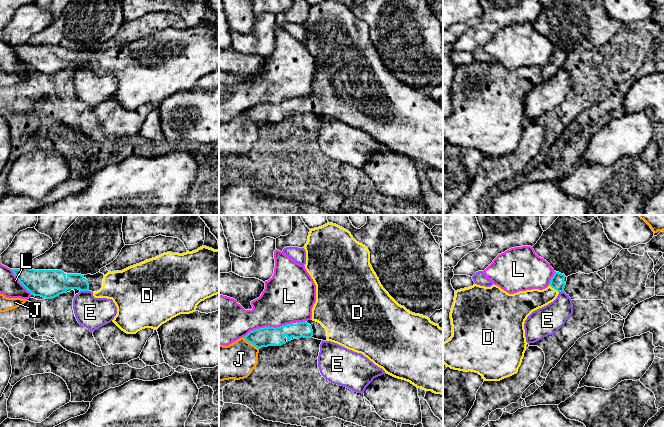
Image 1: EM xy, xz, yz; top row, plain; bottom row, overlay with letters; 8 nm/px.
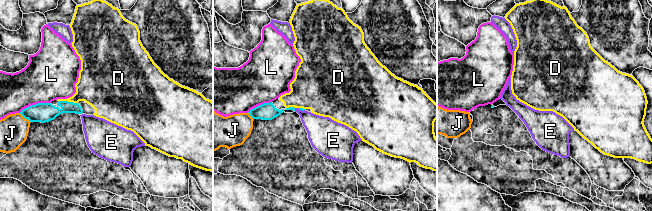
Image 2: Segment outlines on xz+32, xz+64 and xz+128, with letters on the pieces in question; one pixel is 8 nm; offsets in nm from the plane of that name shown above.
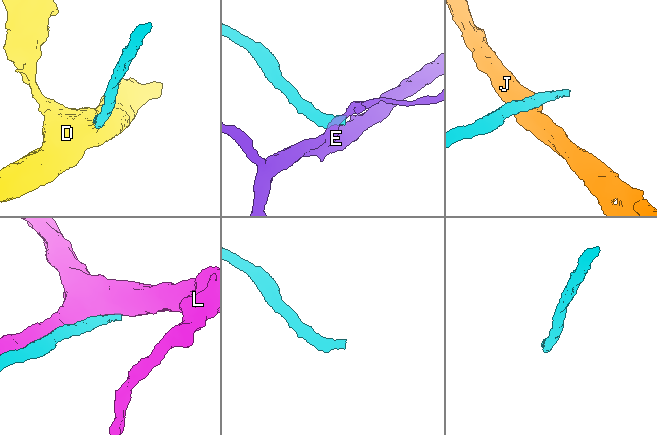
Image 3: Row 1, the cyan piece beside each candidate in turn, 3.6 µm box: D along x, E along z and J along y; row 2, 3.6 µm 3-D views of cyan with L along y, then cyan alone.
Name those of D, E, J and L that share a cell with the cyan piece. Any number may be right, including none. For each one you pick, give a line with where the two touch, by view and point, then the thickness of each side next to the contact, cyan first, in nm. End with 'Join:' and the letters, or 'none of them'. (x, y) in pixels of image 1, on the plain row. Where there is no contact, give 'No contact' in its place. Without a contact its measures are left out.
D: Touches cyan at yz (554, 64). Thickness 110 nm (cyan) against 180 nm
Join: D

